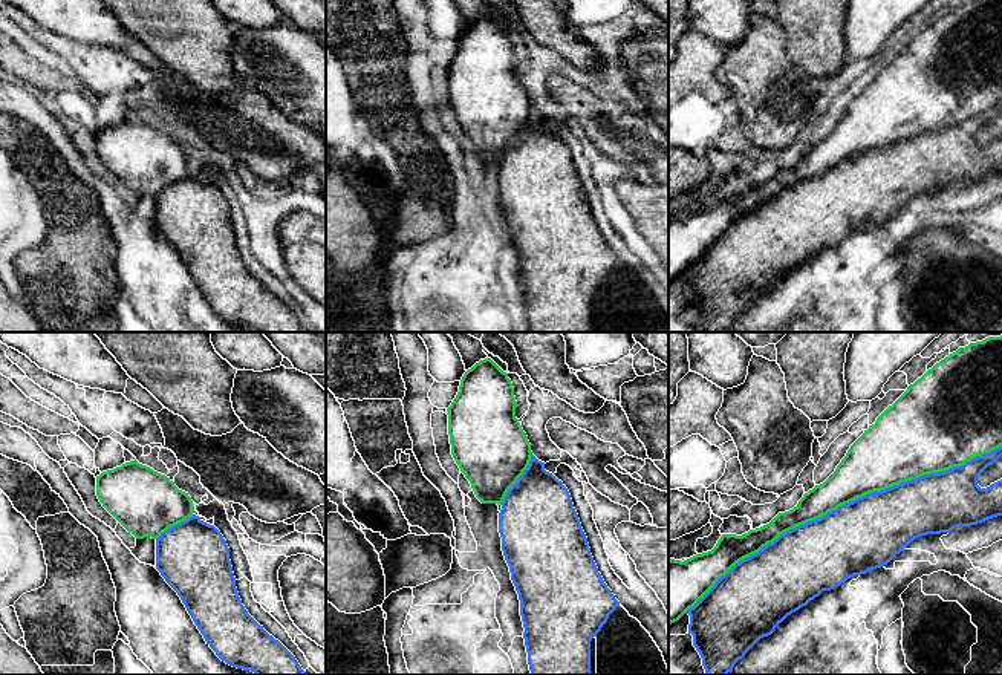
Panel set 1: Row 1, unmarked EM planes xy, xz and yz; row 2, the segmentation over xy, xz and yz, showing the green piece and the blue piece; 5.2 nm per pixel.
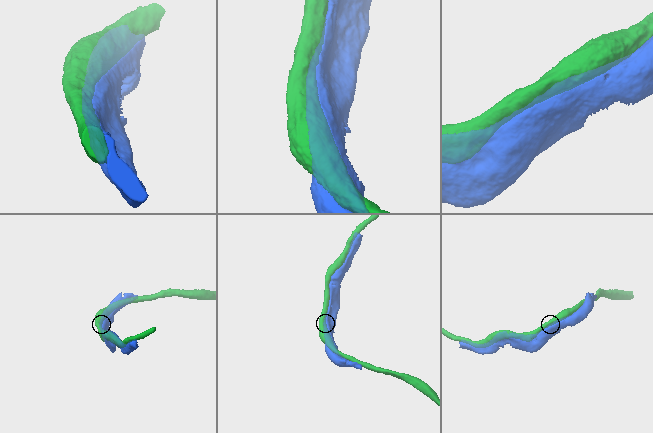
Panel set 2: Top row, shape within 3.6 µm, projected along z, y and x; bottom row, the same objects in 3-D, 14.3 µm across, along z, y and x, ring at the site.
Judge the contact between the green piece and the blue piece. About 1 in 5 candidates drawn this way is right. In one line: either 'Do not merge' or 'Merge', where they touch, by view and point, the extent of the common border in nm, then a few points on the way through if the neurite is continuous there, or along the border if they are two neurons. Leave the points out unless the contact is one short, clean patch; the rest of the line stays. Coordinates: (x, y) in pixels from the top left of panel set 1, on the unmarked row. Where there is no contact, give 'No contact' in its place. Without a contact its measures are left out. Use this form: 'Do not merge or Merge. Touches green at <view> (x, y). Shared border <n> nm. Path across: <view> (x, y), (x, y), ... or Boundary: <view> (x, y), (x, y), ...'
Do not merge. Touches green at yz (842, 161). Shared border 1900 nm

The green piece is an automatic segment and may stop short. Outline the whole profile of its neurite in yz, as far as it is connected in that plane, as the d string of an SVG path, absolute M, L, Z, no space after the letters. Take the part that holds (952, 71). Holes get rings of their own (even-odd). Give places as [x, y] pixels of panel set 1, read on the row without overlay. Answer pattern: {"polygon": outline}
{"polygon": "M970 0L950 11L889 63L851 103L835 129L803 152L799 161L779 170L769 181L742 193L722 191L711 208L684 219L669 217L669 283L693 265L736 220L759 210L780 191L820 176L829 168L916 136L961 124L1002 103L1002 0Z"}

